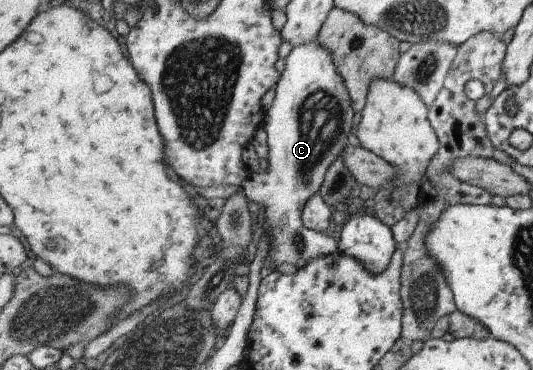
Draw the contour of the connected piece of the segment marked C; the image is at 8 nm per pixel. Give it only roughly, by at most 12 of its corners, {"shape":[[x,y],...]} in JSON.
{"shape":[[319,38],[294,46],[242,184],[271,234],[262,276],[340,252],[305,204],[355,109]]}

